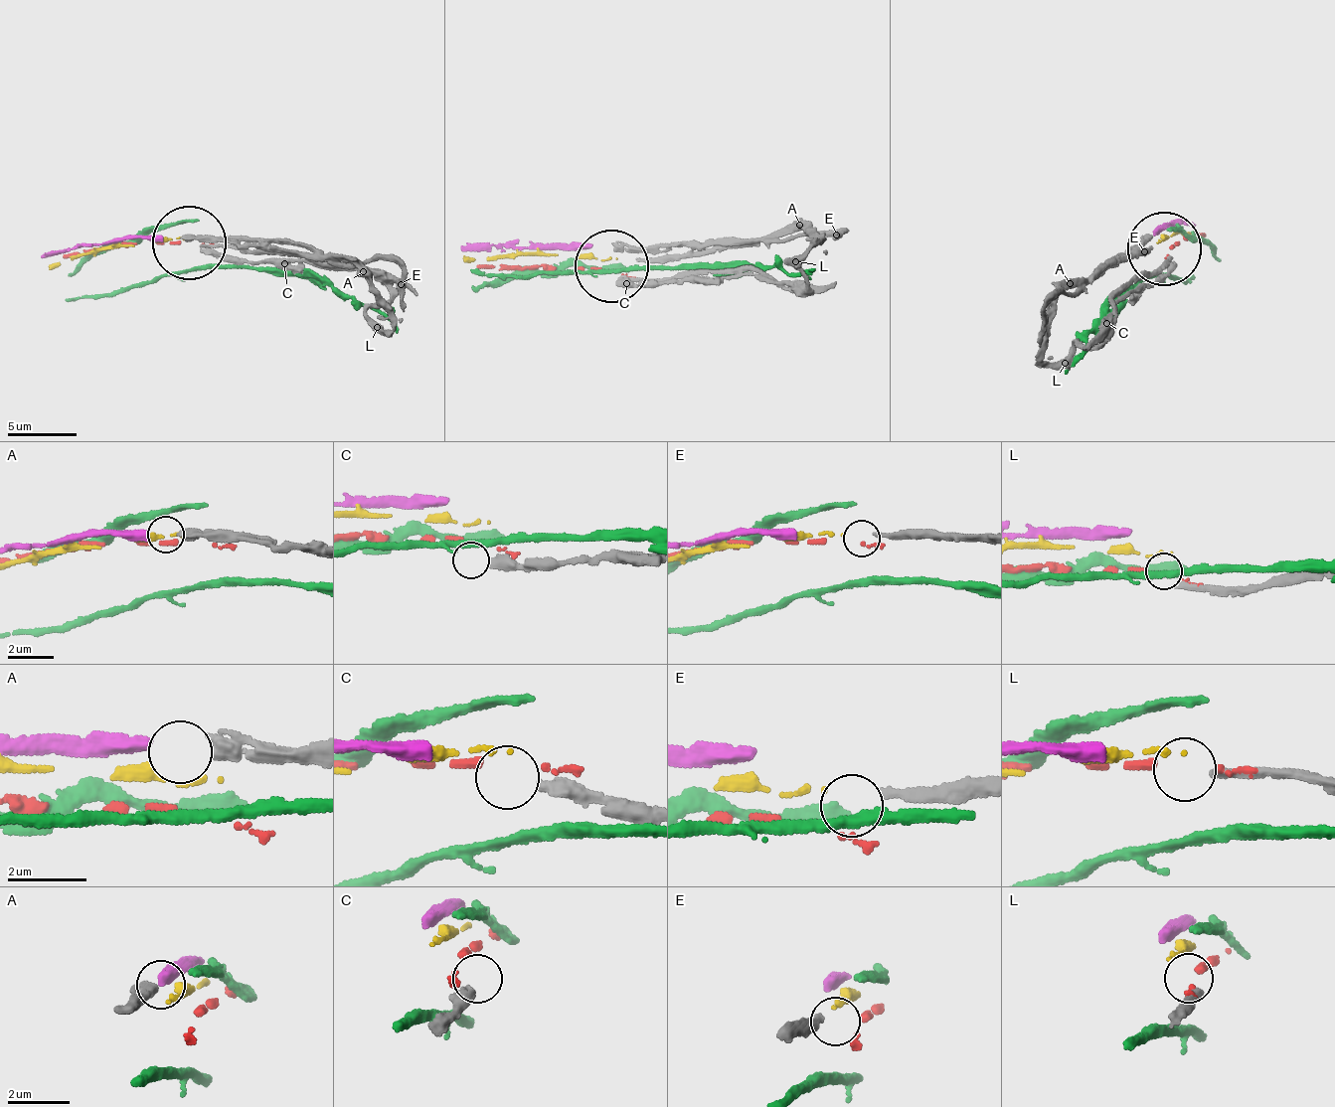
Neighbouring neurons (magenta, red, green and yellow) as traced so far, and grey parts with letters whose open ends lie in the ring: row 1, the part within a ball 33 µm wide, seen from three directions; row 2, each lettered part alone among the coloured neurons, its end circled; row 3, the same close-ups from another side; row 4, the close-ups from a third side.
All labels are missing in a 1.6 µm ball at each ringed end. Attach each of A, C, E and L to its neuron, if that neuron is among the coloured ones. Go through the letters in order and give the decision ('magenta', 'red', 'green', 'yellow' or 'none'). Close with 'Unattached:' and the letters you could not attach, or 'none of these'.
A: magenta
C: none
E: yellow
L: none
Unattached: C, L

